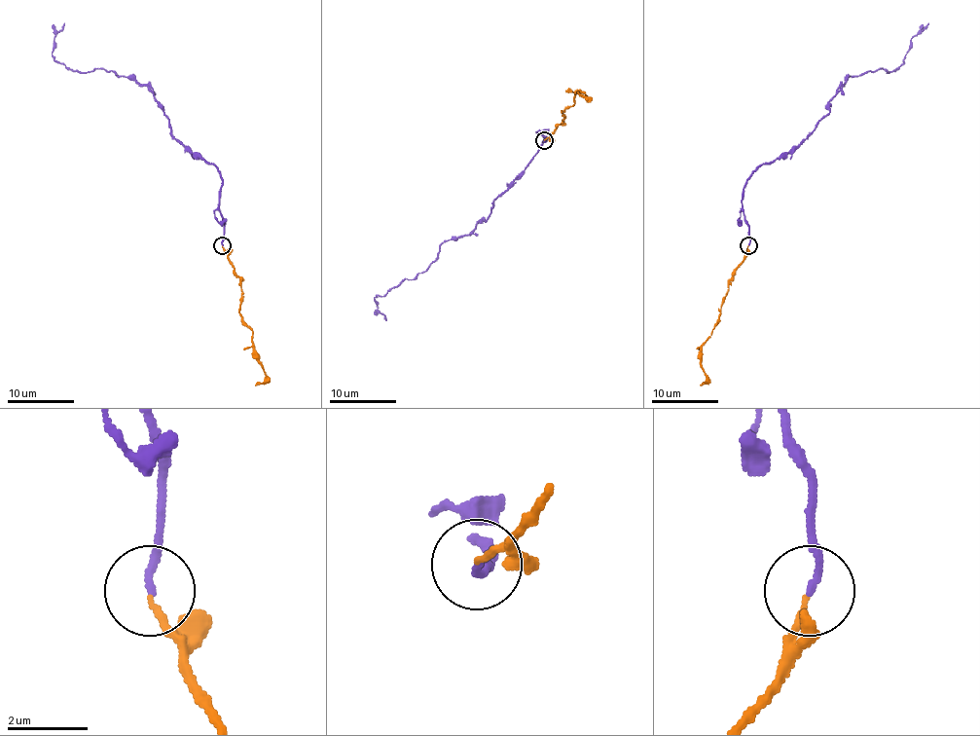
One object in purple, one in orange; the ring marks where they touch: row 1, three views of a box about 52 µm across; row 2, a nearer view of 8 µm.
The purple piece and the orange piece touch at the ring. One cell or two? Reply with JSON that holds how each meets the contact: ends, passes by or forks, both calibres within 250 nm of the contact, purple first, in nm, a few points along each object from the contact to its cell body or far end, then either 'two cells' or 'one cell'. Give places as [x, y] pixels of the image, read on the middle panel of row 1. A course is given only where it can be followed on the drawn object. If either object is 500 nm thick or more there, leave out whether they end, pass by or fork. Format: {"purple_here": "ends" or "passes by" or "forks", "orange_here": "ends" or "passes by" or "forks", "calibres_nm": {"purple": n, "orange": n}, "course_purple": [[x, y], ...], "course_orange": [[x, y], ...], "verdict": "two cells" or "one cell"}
{"purple_here": "ends", "orange_here": "ends", "calibres_nm": {"purple": 160, "orange": 150}, "course_purple": [[544, 140], [540, 133], [544, 143], [486, 222], [445, 239], [425, 270], [374, 298], [386, 320]], "course_orange": [[544, 140], [563, 120], [563, 111], [573, 105], [577, 93], [584, 93], [587, 98], [577, 92]], "verdict": "one cell"}

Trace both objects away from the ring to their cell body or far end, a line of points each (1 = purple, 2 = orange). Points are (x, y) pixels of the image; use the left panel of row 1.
1: (222, 245), (222, 175), (171, 133), (145, 85), (103, 68), (68, 70), (54, 58), (53, 38), (64, 23)
2: (222, 245), (228, 262), (241, 280), (241, 320), (251, 330), (255, 359), (265, 379), (255, 386)

